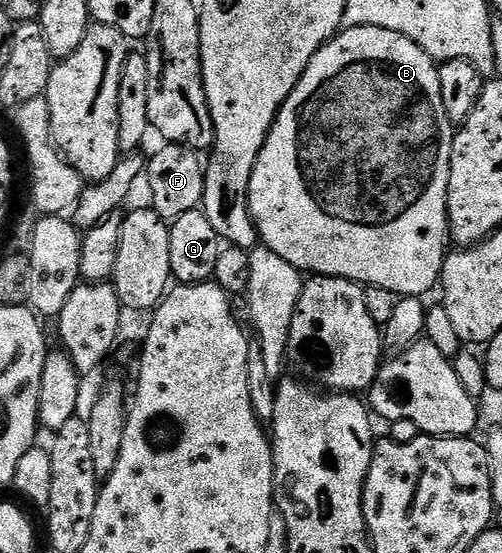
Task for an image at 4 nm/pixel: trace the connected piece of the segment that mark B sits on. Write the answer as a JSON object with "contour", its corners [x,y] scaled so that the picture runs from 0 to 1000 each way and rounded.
{"contour":[[[749,47],[677,52],[657,76],[649,76],[635,89],[608,123],[592,159],[584,159],[584,166],[548,212],[548,222],[540,228],[528,260],[512,282],[512,297],[504,304],[504,318],[492,342],[492,374],[500,380],[500,400],[508,405],[522,443],[552,456],[560,470],[576,470],[576,477],[620,499],[685,503],[697,510],[713,510],[725,521],[767,521],[791,535],[813,539],[851,535],[865,517],[869,523],[876,515],[882,468],[894,458],[890,342],[900,248],[902,222],[886,210],[886,195],[878,188],[875,119],[867,107],[857,105],[805,61],[775,58]]]}

